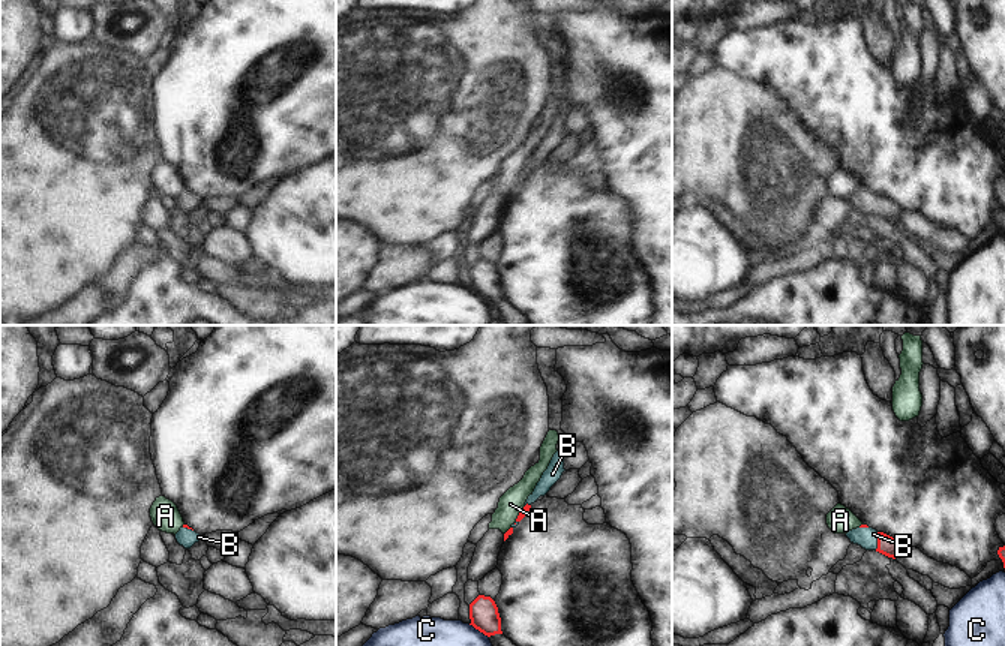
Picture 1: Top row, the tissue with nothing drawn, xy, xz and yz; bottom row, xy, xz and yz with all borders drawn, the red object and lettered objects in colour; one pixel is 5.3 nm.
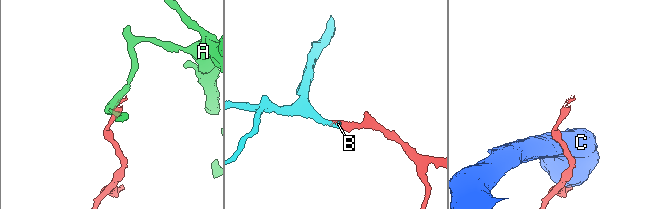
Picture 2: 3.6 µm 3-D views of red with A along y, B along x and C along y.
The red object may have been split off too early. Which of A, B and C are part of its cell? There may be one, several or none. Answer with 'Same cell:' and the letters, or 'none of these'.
Same cell: B

